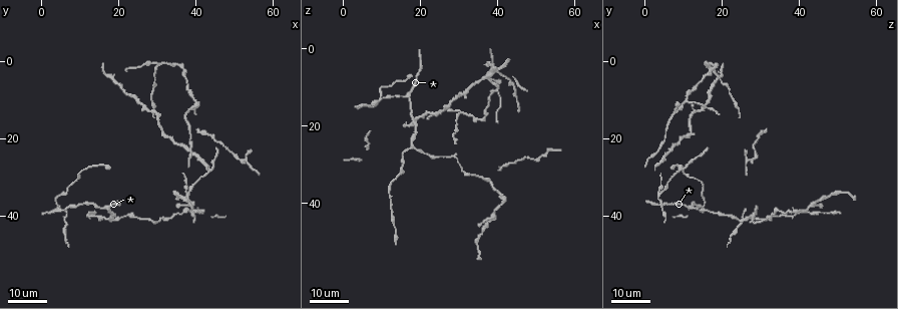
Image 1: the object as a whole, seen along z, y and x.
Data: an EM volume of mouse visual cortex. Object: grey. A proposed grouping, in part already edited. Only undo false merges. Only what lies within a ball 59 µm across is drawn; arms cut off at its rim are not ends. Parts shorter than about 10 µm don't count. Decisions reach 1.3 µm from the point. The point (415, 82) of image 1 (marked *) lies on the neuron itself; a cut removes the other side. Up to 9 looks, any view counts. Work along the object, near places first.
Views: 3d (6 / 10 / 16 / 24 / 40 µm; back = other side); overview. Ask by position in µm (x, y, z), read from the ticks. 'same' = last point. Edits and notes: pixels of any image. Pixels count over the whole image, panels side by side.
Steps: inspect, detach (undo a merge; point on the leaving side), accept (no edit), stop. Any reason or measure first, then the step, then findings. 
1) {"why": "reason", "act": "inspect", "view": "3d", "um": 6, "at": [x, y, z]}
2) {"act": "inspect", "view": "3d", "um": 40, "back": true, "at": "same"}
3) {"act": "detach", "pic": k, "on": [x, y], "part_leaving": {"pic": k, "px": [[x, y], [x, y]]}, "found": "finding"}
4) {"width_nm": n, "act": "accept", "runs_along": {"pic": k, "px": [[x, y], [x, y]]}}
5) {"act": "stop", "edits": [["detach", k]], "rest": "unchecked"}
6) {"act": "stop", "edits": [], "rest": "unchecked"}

{"why": "a fork", "act": "inspect", "view": "3d", "um": 16, "at": [17.0, 38.0, 12.0]}

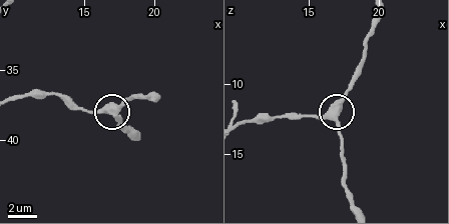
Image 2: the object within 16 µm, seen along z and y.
{"why": "closer look", "act": "inspect", "view": "3d", "um": 6, "at": "same"}

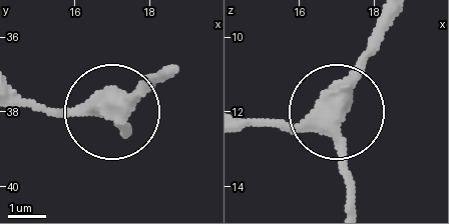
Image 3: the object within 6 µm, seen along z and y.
{"side_arm_um": 81, "act": "accept", "runs_along": {"pic": 3, "px": [[392, 17], [337, 122], [356, 199]]}, "found": "one neuron here"}

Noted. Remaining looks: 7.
{"why": "three-way junction", "act": "inspect", "view": "3d", "um": 16, "at": [32.0, 19.0, 11.5]}

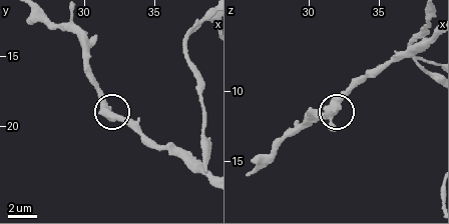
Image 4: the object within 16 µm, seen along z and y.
{"act": "inspect", "view": "3d", "um": 10, "at": "same"}

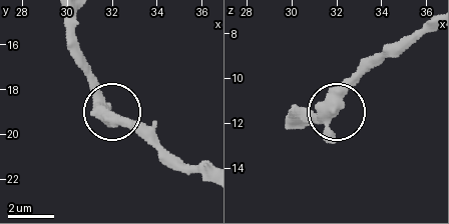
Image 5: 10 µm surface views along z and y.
{"act": "inspect", "view": "3d", "um": 10, "back": true, "at": [31.7, 18.8, 11.8]}

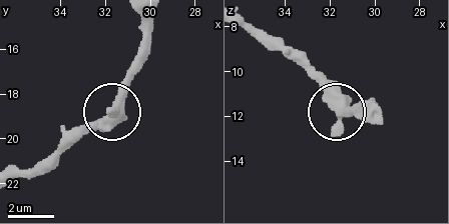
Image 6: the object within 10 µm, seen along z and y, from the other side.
{"arms": 3, "act": "accept", "found": "all the same neuron"}

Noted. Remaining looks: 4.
{"act": "inspect", "view": "3d", "um": 16, "at": [17.5, 40.5, 25.0]}

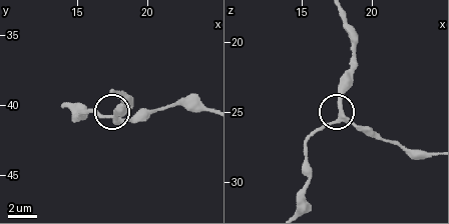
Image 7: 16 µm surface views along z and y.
{"act": "inspect", "view": "3d", "um": 10, "at": [18.0, 40.8, 25.6]}

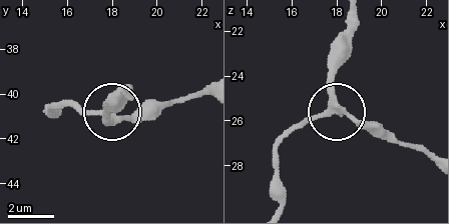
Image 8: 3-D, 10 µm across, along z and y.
{"arms": 3, "act": "accept", "runs_along": {"pic": 8, "px": [[349, 20], [334, 110], [303, 119], [276, 144]]}, "found": "one neuron here"}

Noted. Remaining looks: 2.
{"why": "two arms at a narrow angle", "act": "inspect", "view": "3d", "um": 16, "at": [42.0, 38.5, 38.5]}

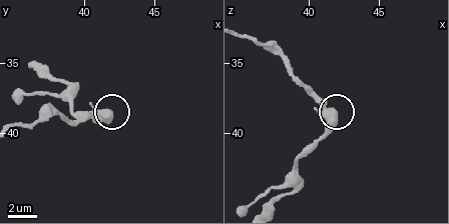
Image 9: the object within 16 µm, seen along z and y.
{"act": "inspect", "view": "3d", "um": 10, "at": [42.0, 38.6, 38.4]}

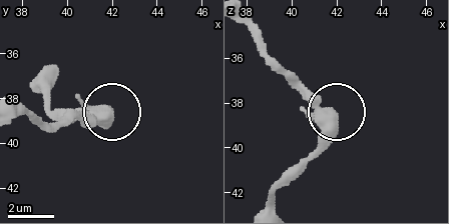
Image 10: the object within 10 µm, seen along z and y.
{"width_nm": 330, "act": "accept", "found": "all the same neuron"}

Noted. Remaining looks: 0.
{"act": "stop", "edits": [], "rest": "unchecked"}

